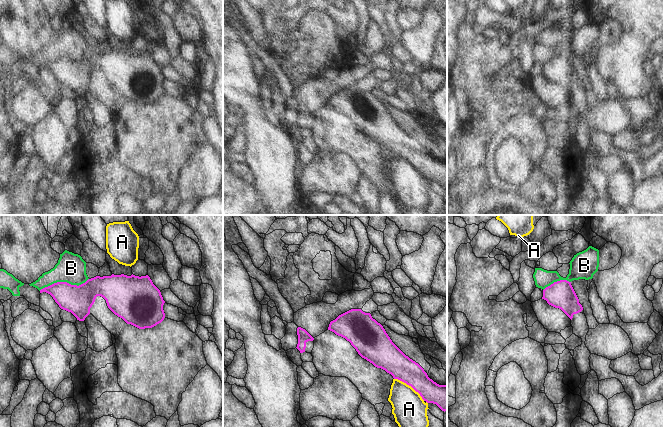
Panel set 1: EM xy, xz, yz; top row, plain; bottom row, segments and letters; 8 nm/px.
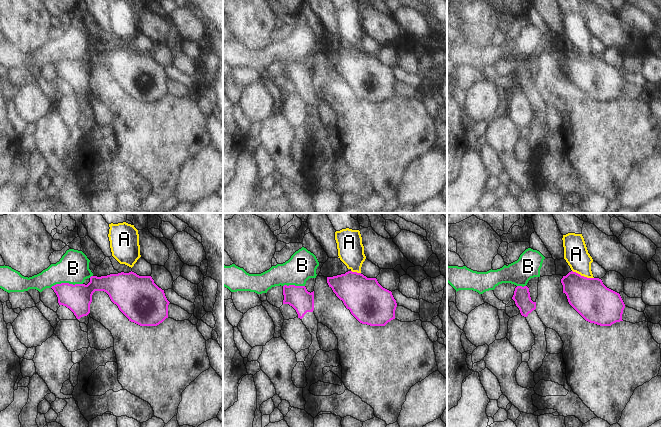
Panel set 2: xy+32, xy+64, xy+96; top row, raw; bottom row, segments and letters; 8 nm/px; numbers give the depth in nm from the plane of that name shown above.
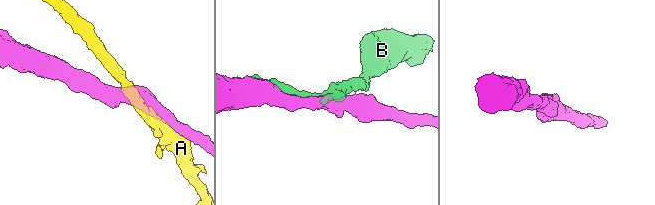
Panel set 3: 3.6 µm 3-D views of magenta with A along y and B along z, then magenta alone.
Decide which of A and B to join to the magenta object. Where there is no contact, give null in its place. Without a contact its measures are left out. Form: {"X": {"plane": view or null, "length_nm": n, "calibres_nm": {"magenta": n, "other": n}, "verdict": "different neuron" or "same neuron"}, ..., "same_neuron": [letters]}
{"A": {"plane": "xz", "length_nm": 300, "calibres_nm": {"magenta": 200, "other": 280}, "verdict": "different neuron"}, "B": {"plane": "xy", "length_nm": 420, "calibres_nm": {"magenta": 240, "other": 240}, "verdict": "different neuron"}, "same_neuron": []}

